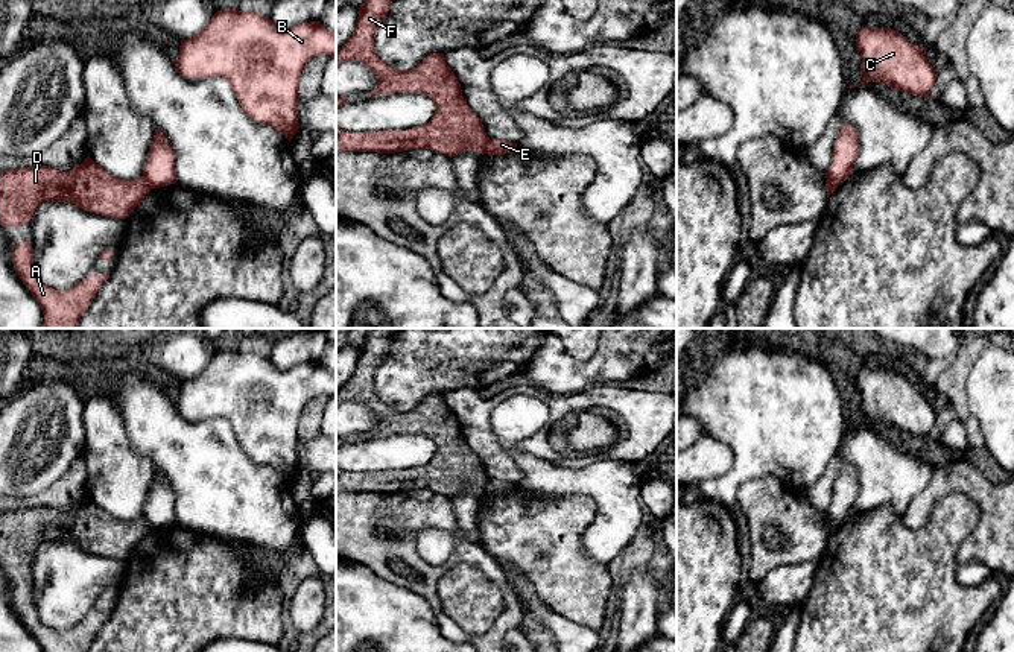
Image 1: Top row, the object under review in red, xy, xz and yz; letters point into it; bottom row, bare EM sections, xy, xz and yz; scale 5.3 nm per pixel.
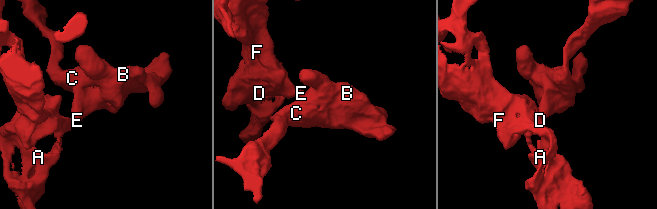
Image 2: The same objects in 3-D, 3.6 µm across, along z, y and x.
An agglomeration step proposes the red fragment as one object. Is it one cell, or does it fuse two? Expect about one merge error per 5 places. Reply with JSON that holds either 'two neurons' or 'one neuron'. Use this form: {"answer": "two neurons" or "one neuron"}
{"answer": "two neurons"}

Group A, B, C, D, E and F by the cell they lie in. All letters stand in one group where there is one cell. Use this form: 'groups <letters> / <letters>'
groups A D F / B C E

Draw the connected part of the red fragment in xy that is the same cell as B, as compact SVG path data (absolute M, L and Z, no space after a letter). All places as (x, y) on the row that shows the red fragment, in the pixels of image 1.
M222 9L196 36L181 40L179 55L173 62L185 79L225 79L248 117L275 128L290 141L299 129L299 76L304 65L318 55L336 55L336 35L319 21L278 29L268 17Z

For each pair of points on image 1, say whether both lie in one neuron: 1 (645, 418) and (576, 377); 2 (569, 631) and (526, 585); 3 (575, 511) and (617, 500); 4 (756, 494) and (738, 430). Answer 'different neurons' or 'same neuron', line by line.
1: different neurons
2: same neuron
3: different neurons
4: different neurons

